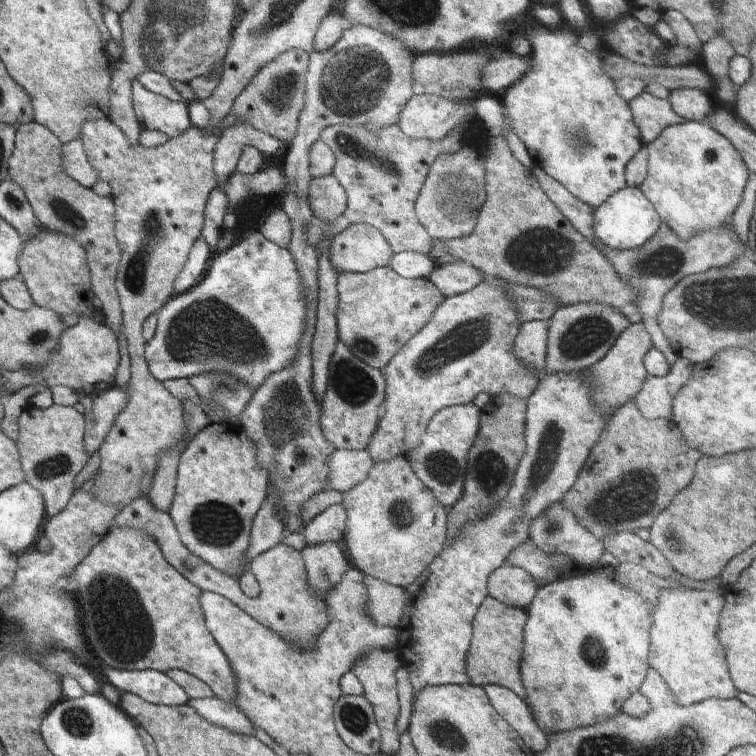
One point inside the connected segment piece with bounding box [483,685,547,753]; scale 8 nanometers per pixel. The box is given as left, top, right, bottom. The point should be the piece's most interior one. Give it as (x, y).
(513, 709)

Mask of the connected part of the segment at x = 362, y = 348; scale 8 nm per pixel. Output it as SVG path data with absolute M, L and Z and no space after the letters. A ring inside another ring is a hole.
M389 266L365 273L339 273L337 291L339 340L356 358L376 370L382 370L446 300L429 277L404 278Z

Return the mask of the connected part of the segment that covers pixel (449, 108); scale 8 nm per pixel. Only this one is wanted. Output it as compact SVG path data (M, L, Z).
M414 95L400 113L398 126L413 139L440 140L458 125L462 125L465 130L469 121L476 117L475 110L471 102L456 103L436 95Z

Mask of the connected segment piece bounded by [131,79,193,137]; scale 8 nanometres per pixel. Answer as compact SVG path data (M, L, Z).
M138 79L131 82L131 91L133 109L142 128L175 137L193 125L186 103L154 94L144 88Z

